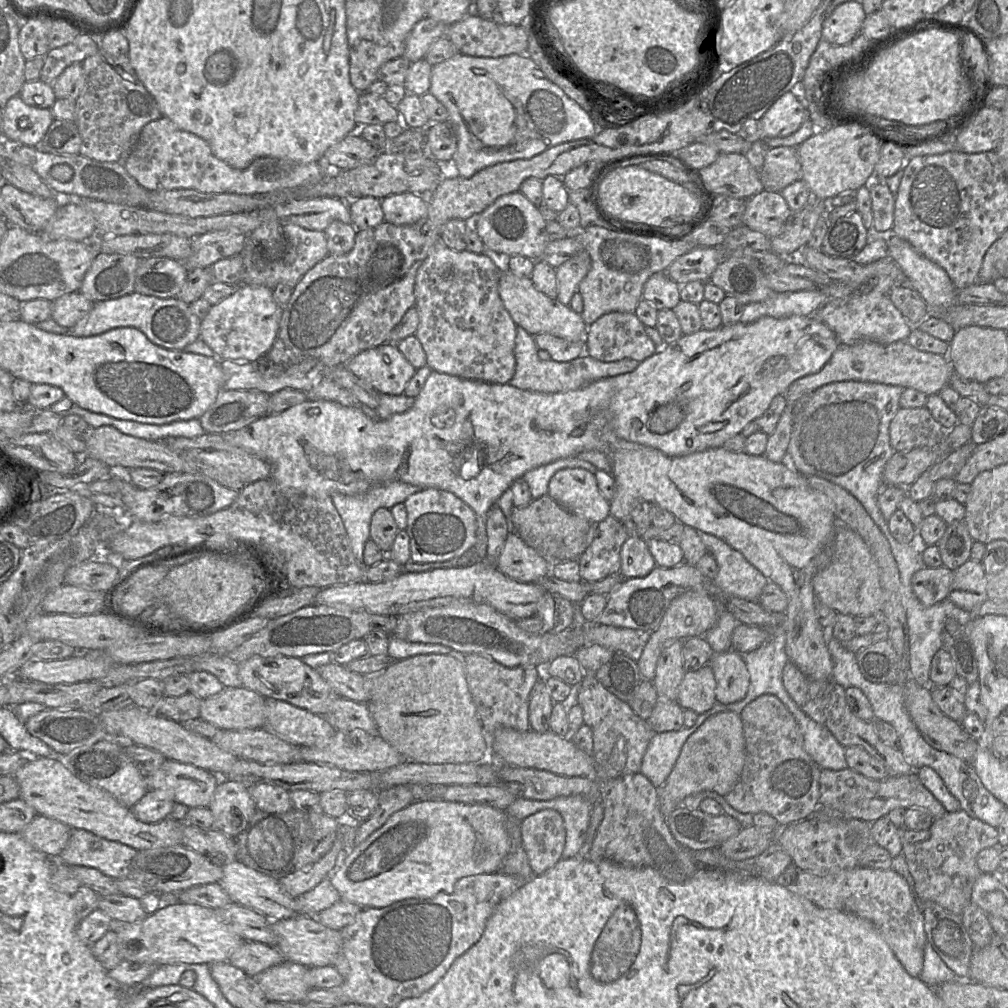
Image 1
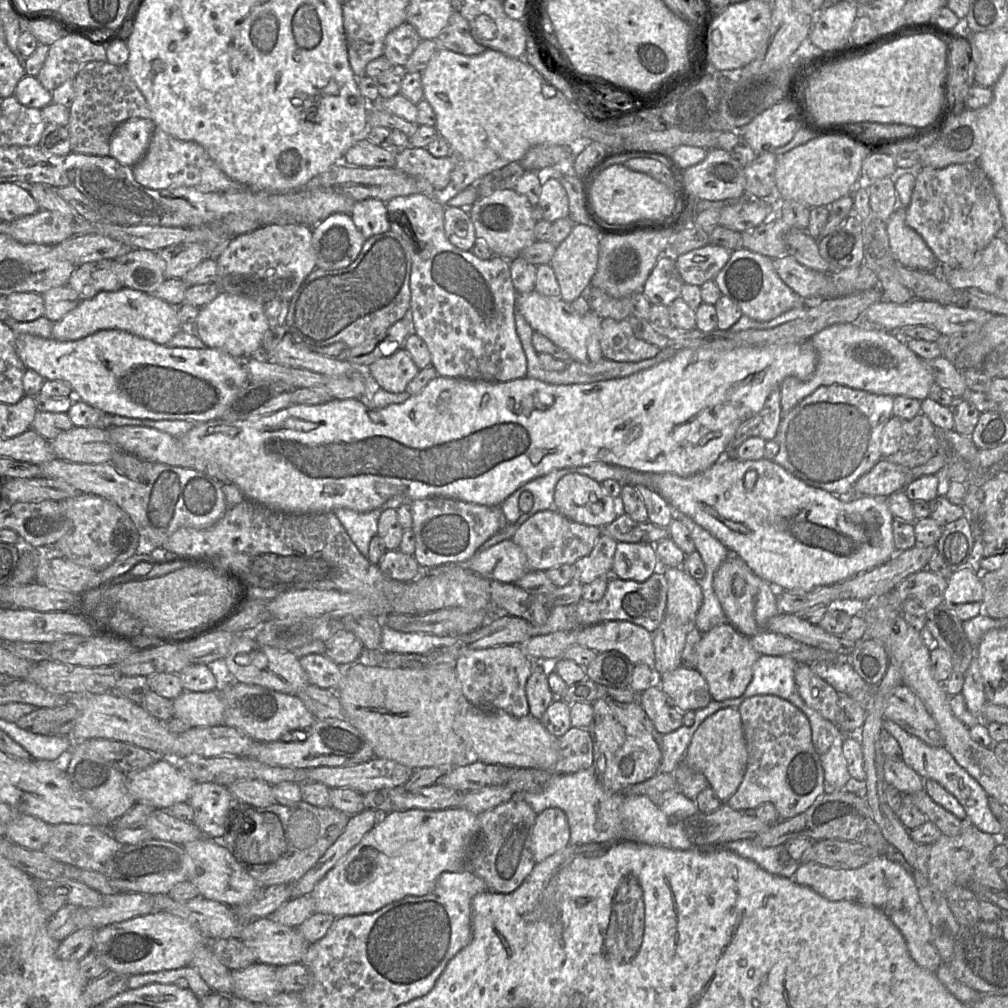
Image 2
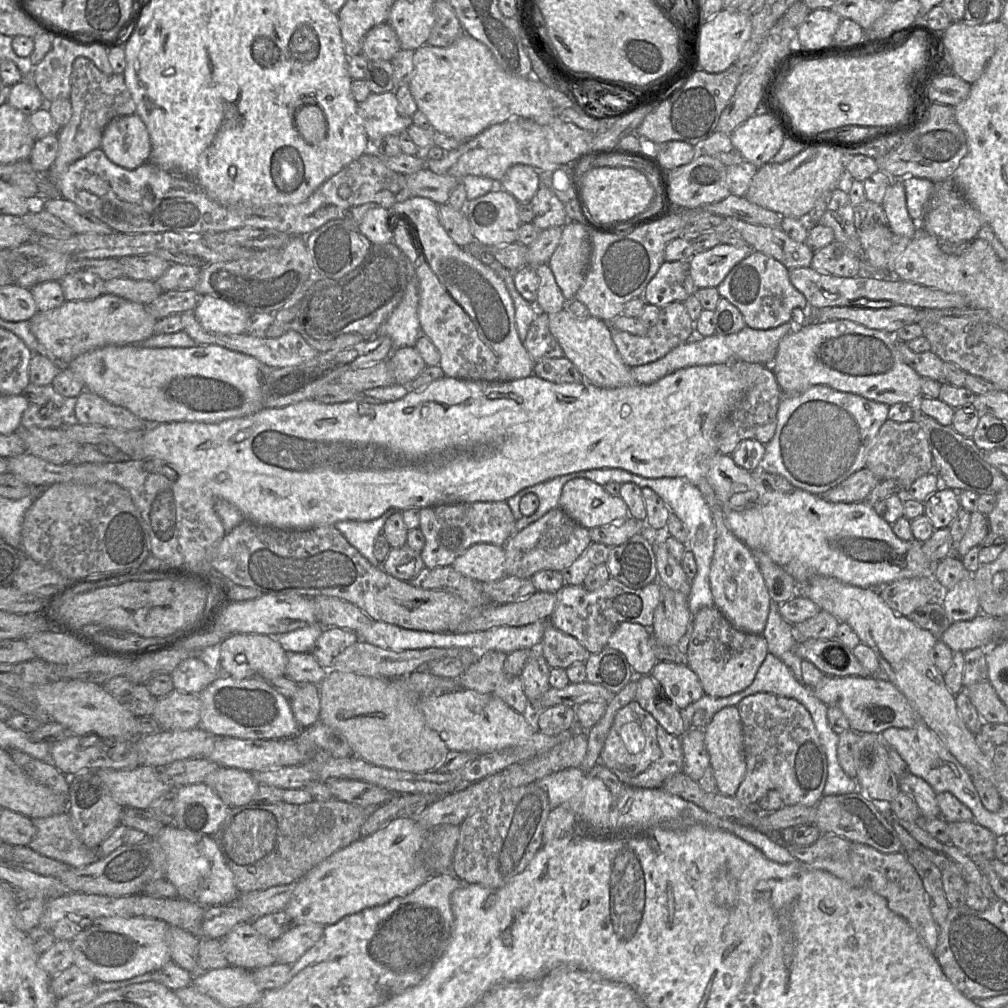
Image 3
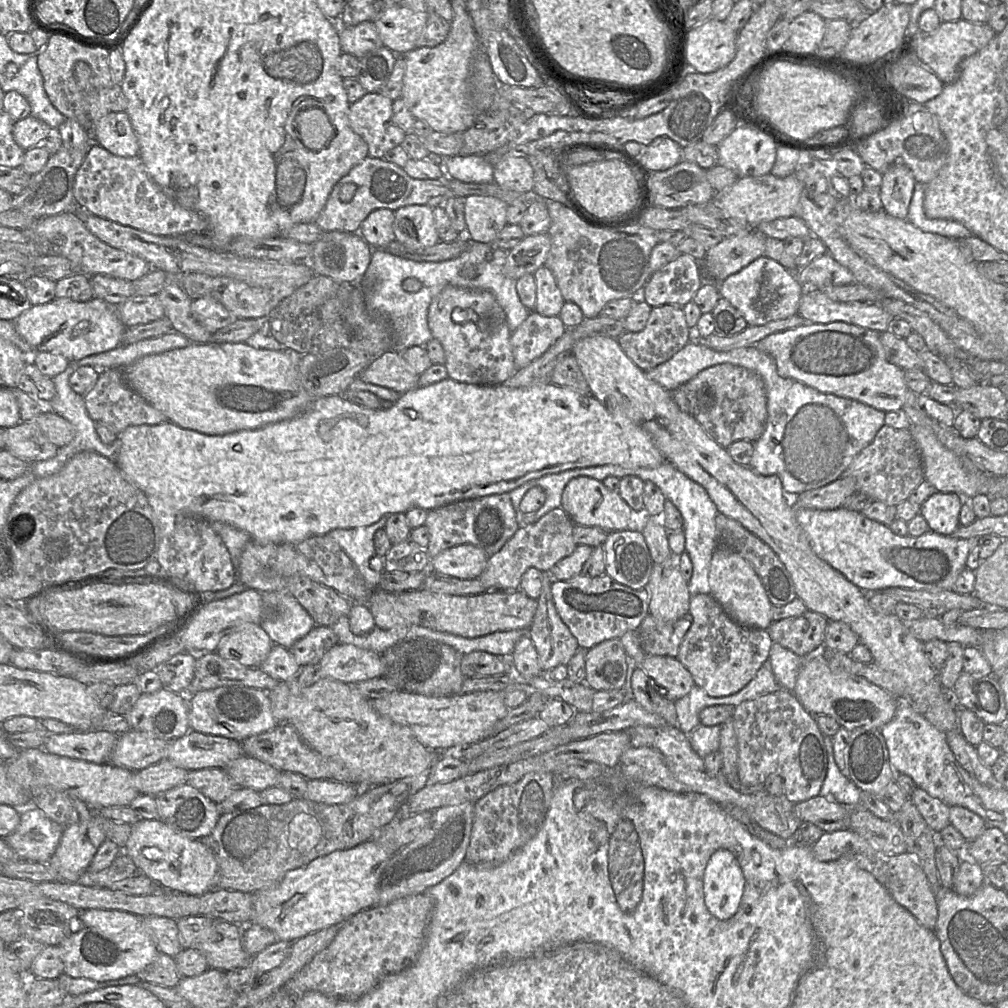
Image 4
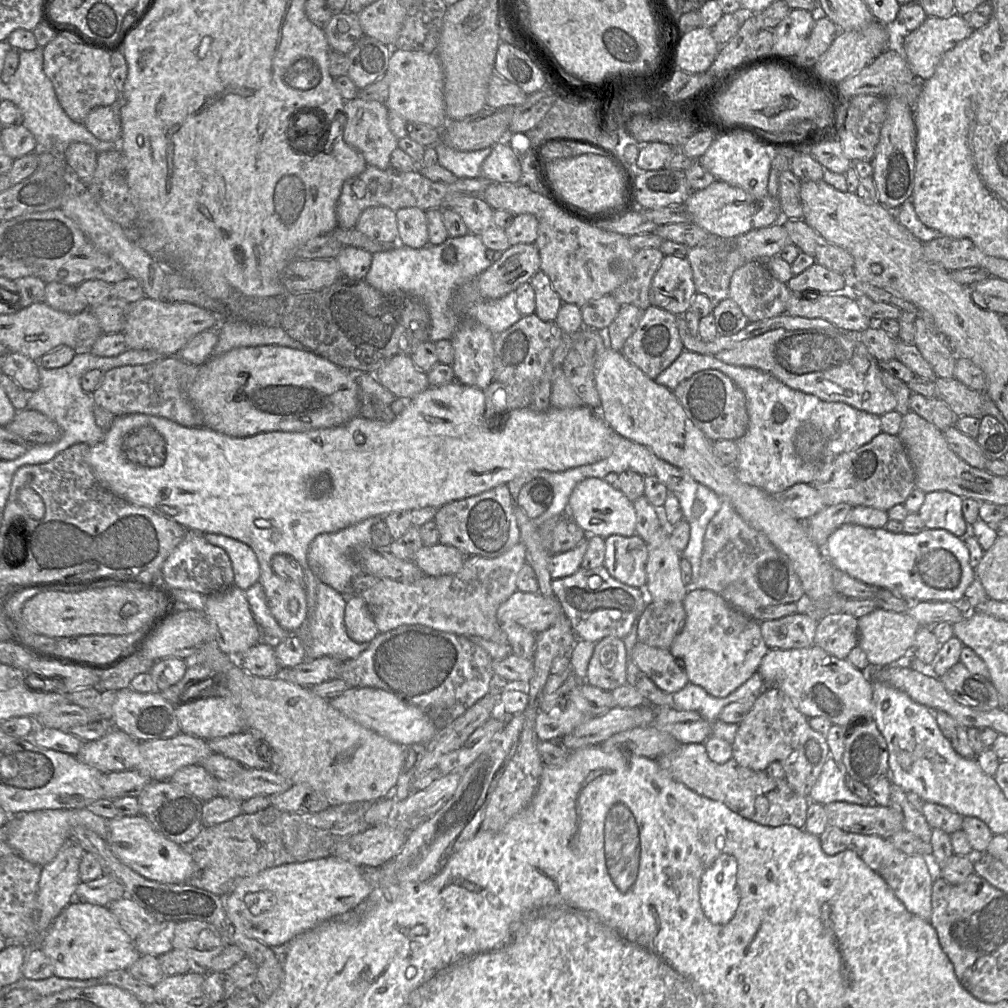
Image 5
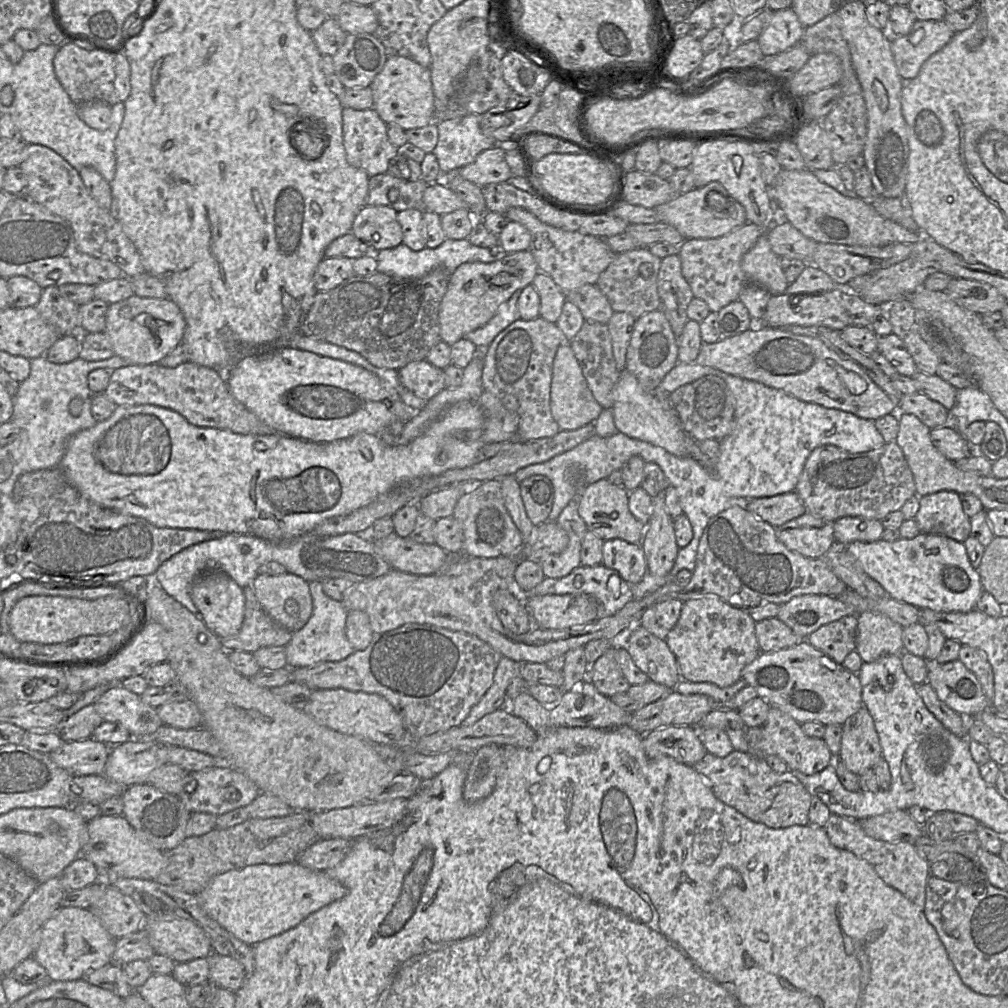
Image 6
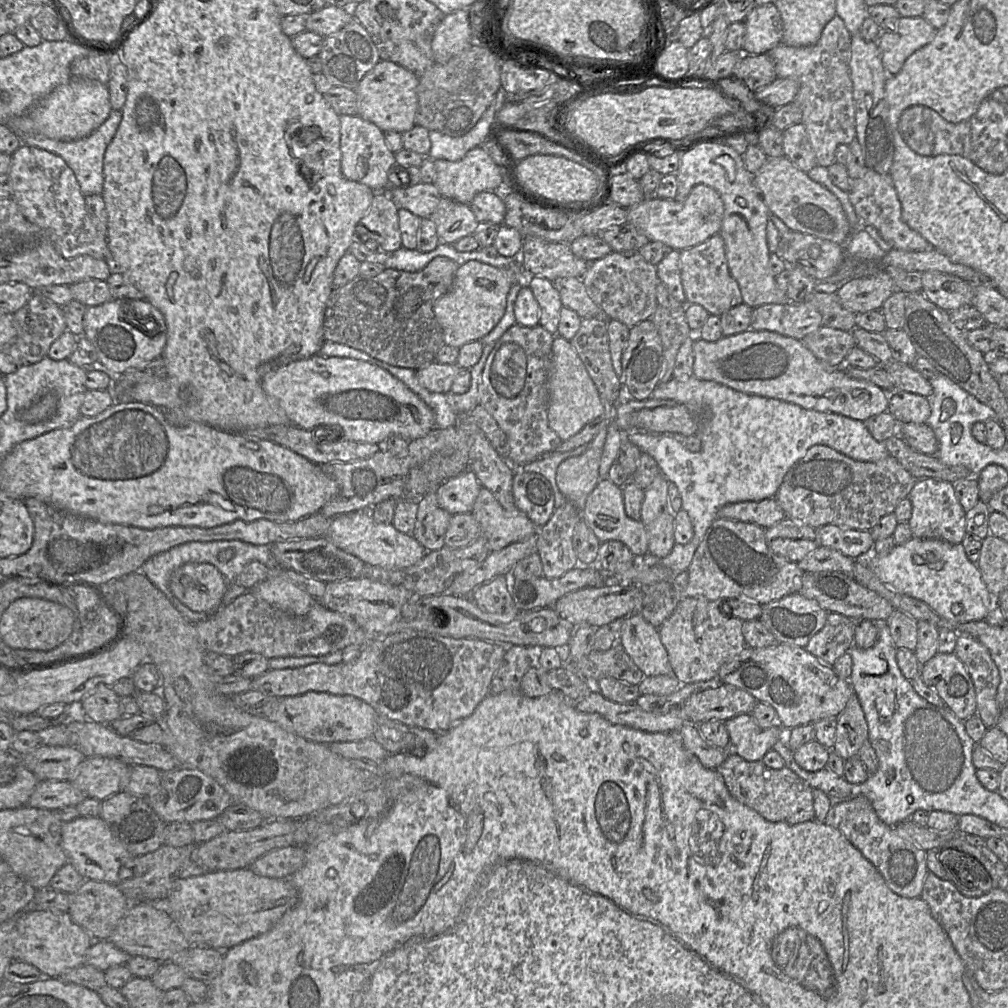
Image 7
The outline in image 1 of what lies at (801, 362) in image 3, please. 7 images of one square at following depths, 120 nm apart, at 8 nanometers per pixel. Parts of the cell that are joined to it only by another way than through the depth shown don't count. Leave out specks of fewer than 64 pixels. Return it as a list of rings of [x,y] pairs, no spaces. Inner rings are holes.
[[[868,340],[859,341],[853,345],[839,343],[831,358],[820,371],[795,380],[782,394],[786,398],[786,407],[774,432],[768,436],[763,456],[775,463],[787,462],[794,404],[801,397],[813,393],[825,384],[847,380],[873,382],[900,386],[904,389],[913,388],[930,396],[938,394],[943,387],[947,386],[953,374],[954,370],[948,356],[917,350],[907,341],[897,341],[890,344],[880,344]]]

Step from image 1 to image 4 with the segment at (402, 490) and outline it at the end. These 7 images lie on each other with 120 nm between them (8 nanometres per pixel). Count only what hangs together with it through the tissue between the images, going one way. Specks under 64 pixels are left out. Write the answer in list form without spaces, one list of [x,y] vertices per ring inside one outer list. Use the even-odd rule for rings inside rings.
[[[390,514],[382,516],[378,521],[355,528],[338,528],[327,533],[346,552],[371,589],[377,589],[380,577],[384,573],[383,564],[374,562],[376,550],[374,534],[384,528]]]

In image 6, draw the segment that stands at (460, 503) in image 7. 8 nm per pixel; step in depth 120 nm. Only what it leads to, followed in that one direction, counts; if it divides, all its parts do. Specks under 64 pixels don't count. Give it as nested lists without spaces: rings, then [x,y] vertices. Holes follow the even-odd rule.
[[[459,486],[440,488],[424,496],[418,502],[419,511],[435,520],[450,517],[463,494]]]

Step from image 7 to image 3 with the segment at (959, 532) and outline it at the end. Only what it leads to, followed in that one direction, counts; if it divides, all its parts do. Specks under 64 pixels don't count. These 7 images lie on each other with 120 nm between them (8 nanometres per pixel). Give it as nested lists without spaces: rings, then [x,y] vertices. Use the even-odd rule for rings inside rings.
[[[949,487],[939,488],[923,503],[924,515],[935,530],[948,527],[961,508],[958,492]]]

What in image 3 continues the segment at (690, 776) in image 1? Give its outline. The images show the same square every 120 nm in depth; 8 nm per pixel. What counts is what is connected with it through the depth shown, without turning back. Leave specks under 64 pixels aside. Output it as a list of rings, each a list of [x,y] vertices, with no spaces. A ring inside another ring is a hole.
[[[726,706],[715,713],[704,732],[705,746],[710,757],[710,767],[713,769],[717,791],[725,796],[735,796],[746,772],[743,729],[737,707]]]

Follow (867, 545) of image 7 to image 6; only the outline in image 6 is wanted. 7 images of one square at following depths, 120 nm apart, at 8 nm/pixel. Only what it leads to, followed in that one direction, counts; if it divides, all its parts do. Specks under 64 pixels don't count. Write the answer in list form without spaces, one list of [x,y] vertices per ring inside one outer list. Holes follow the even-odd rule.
[[[842,517],[834,522],[835,545],[846,547],[855,541],[875,542],[881,538],[883,531],[884,527],[880,520]]]

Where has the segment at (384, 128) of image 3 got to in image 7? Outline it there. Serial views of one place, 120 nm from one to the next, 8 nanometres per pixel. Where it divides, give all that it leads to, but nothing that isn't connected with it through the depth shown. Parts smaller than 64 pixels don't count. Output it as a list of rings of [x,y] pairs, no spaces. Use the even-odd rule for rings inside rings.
[[[339,115],[341,171],[344,177],[370,187],[375,192],[382,192],[389,187],[388,172],[396,163],[385,140],[384,132],[374,123],[358,115]]]

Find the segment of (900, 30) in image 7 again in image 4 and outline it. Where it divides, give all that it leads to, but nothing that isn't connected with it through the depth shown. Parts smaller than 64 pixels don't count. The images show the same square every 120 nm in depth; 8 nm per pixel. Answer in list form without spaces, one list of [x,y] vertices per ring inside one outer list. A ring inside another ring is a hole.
[[[963,18],[941,22],[939,27],[930,33],[909,35],[901,44],[902,49],[912,52],[923,65],[930,69],[943,83],[954,82],[960,74],[962,61],[984,48],[994,37],[996,32],[987,23],[973,23]]]

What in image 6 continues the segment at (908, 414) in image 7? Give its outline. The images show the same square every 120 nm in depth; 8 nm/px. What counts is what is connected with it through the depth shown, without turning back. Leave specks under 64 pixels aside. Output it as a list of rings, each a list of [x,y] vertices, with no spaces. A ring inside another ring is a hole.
[[[923,393],[902,394],[898,400],[898,412],[915,415],[930,429],[947,425],[948,411]]]

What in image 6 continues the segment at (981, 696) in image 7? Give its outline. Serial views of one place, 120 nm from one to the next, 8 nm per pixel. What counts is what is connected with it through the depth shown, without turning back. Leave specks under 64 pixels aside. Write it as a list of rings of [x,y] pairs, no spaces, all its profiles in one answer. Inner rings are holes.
[[[961,645],[958,659],[977,677],[988,700],[988,707],[993,708],[994,675],[986,654],[976,648]]]

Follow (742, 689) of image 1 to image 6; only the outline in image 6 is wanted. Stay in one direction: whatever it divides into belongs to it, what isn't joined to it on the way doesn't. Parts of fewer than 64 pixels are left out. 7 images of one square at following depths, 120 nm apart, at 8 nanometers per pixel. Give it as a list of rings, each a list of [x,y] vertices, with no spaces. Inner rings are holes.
[[[701,596],[683,602],[680,617],[665,641],[675,655],[683,680],[689,682],[708,682],[725,688],[742,678],[743,669],[761,653],[755,632],[756,622],[748,611],[730,605],[713,596]]]

